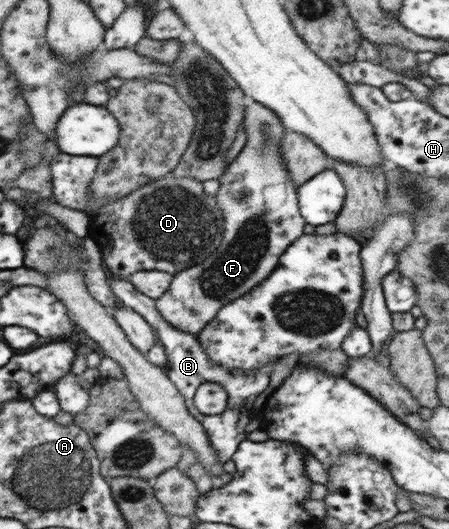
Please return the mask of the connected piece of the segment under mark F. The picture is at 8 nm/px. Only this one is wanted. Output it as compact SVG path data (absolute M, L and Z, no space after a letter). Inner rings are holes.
M253 102L246 108L245 118L241 120L241 128L243 127L247 134L245 146L227 166L227 170L219 176L220 187L215 196L225 219L225 234L219 248L201 264L177 272L168 290L155 302L157 313L167 325L175 328L175 331L197 336L213 321L221 307L247 294L259 282L265 280L277 268L281 254L304 234L306 222L300 214L297 187L291 180L287 162L281 158L281 139L286 129L283 128L280 118L265 106Z

